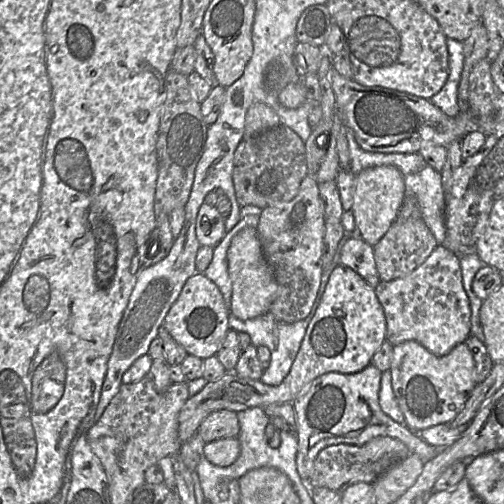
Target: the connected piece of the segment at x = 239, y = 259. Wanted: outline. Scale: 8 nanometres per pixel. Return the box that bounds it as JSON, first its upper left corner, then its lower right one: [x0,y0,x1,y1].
[227,227,278,321]

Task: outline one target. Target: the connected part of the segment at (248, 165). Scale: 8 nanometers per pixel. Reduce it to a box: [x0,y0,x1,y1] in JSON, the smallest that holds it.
[232,124,307,209]

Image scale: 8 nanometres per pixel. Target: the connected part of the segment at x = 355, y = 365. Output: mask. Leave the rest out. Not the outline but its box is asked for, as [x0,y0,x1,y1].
[178,265,386,443]

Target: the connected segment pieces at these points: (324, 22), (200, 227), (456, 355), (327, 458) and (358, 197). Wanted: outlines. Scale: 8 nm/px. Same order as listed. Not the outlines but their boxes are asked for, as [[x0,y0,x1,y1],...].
[[295,5,331,47],[196,203,225,247],[390,341,477,433],[309,436,410,493],[352,165,406,246]]

